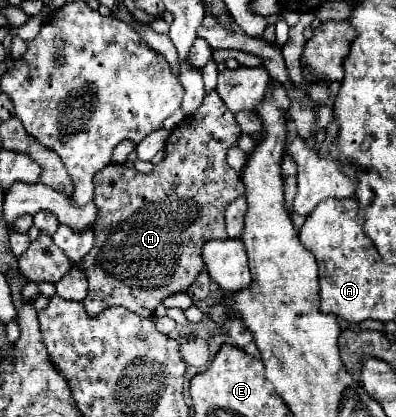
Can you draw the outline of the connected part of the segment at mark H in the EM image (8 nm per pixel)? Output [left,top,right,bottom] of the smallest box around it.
[85,91,245,317]

